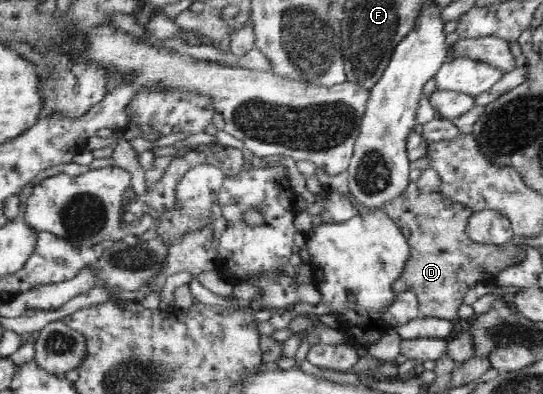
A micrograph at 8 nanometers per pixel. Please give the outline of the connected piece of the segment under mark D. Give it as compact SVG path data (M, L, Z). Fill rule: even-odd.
M411 180L401 196L382 209L399 227L410 246L410 258L403 275L392 285L395 295L413 290L418 299L419 317L458 319L458 311L465 293L479 282L493 282L509 267L520 265L526 251L513 242L485 245L472 241L466 233L468 220L474 213L469 207L453 202L441 190L423 192Z

